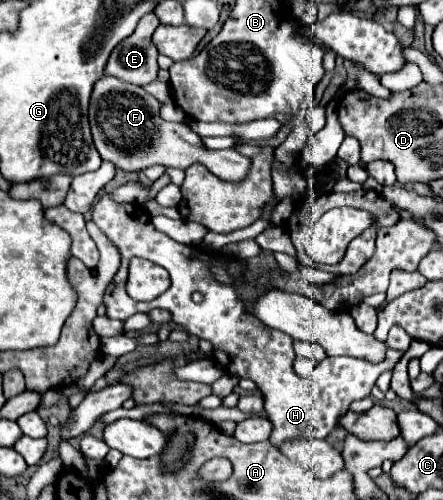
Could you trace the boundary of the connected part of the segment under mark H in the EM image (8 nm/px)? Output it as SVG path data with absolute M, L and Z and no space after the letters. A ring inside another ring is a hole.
M104 194L94 204L92 220L122 256L122 264L104 292L106 316L124 322L138 312L150 312L154 308L170 310L178 326L198 338L206 338L212 344L214 360L224 366L226 374L250 378L256 382L264 398L266 418L274 426L270 442L276 448L294 438L326 438L340 424L340 418L348 412L348 406L354 400L368 398L376 378L384 370L392 370L402 356L402 352L398 350L388 350L386 360L380 364L370 364L348 356L324 358L320 364L316 364L314 374L310 378L300 378L292 368L296 358L294 340L288 338L284 332L272 330L260 320L256 320L254 300L242 298L242 290L248 282L246 270L240 272L240 278L234 284L216 282L214 274L210 274L208 262L204 258L192 258L194 254L190 254L190 246L168 238L164 232L158 232L140 206L128 202L118 204L112 200L112 194ZM132 256L146 258L168 270L172 284L156 300L138 302L126 292L126 272ZM192 292L202 292L204 302L196 304L190 298Z

